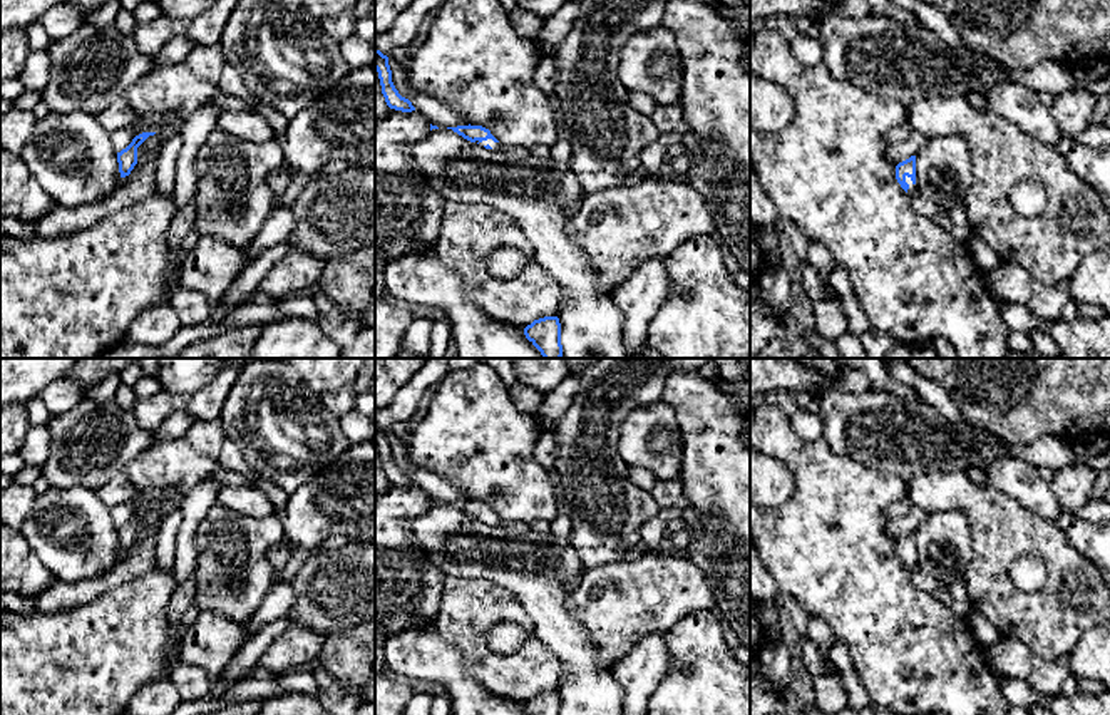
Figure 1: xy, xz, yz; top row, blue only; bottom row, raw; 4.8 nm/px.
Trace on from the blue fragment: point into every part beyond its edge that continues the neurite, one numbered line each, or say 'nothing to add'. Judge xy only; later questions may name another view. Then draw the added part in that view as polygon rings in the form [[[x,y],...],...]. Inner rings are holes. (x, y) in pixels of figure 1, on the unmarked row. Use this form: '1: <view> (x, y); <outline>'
1: xy (62, 595); [[[159,527],[144,531],[105,574],[80,581],[55,579],[49,589],[32,598],[37,610],[57,613],[87,604],[97,596],[146,574],[157,566],[156,549]]]

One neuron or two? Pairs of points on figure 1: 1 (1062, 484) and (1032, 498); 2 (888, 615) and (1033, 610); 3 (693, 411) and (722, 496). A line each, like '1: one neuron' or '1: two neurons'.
1: two neurons
2: two neurons
3: one neuron

